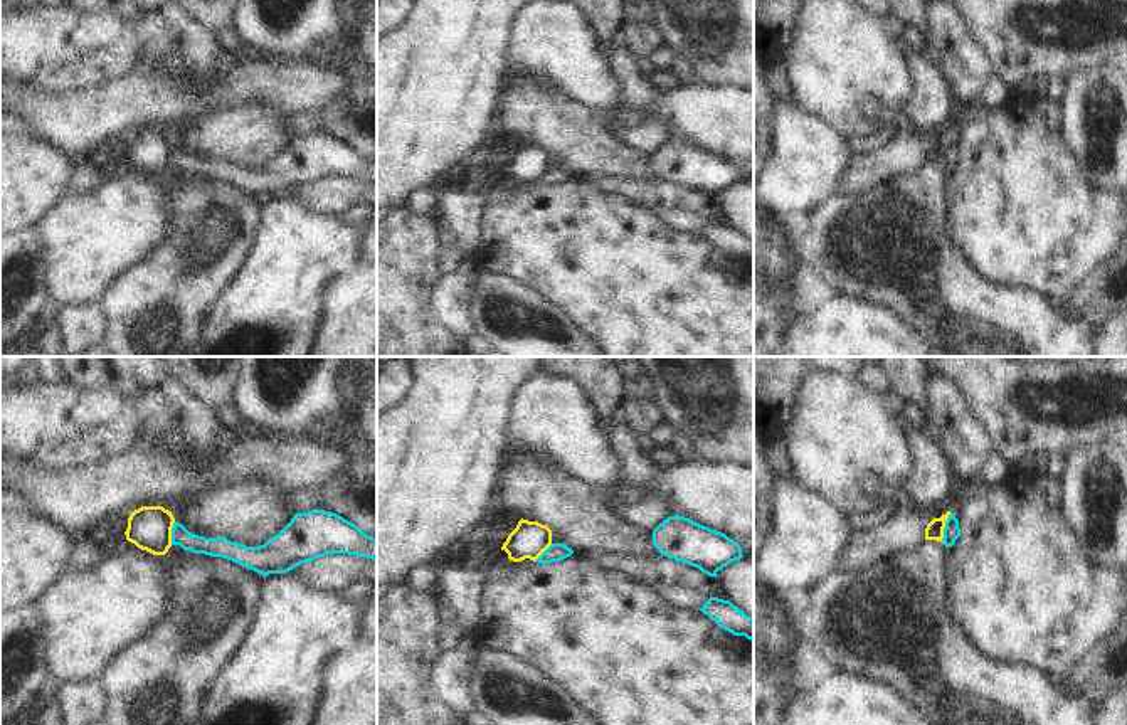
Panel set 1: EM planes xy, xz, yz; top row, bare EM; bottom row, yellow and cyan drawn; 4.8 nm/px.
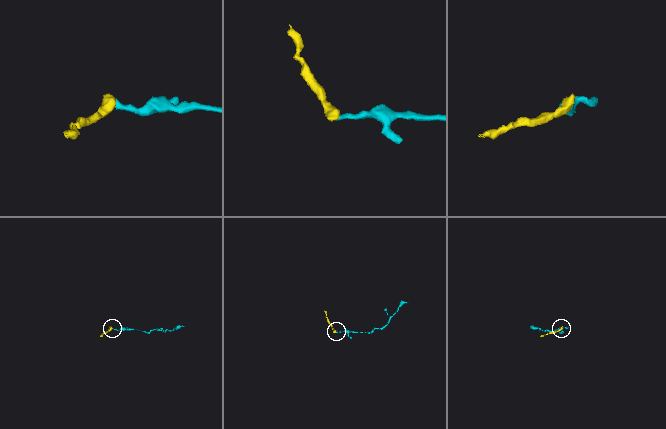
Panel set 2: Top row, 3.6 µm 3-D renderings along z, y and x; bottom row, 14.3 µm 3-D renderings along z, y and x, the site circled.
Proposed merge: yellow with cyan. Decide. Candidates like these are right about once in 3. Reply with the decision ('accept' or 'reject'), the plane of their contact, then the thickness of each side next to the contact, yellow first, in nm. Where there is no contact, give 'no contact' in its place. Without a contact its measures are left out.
reject; meets yellow in yz; 90 nm thick on the yellow side, 80 nm on the other

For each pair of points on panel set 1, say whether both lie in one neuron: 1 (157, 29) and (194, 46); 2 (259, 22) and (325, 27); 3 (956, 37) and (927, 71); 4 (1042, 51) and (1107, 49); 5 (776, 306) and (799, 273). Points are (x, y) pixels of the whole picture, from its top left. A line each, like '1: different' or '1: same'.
1: same
2: same
3: different
4: same
5: same

